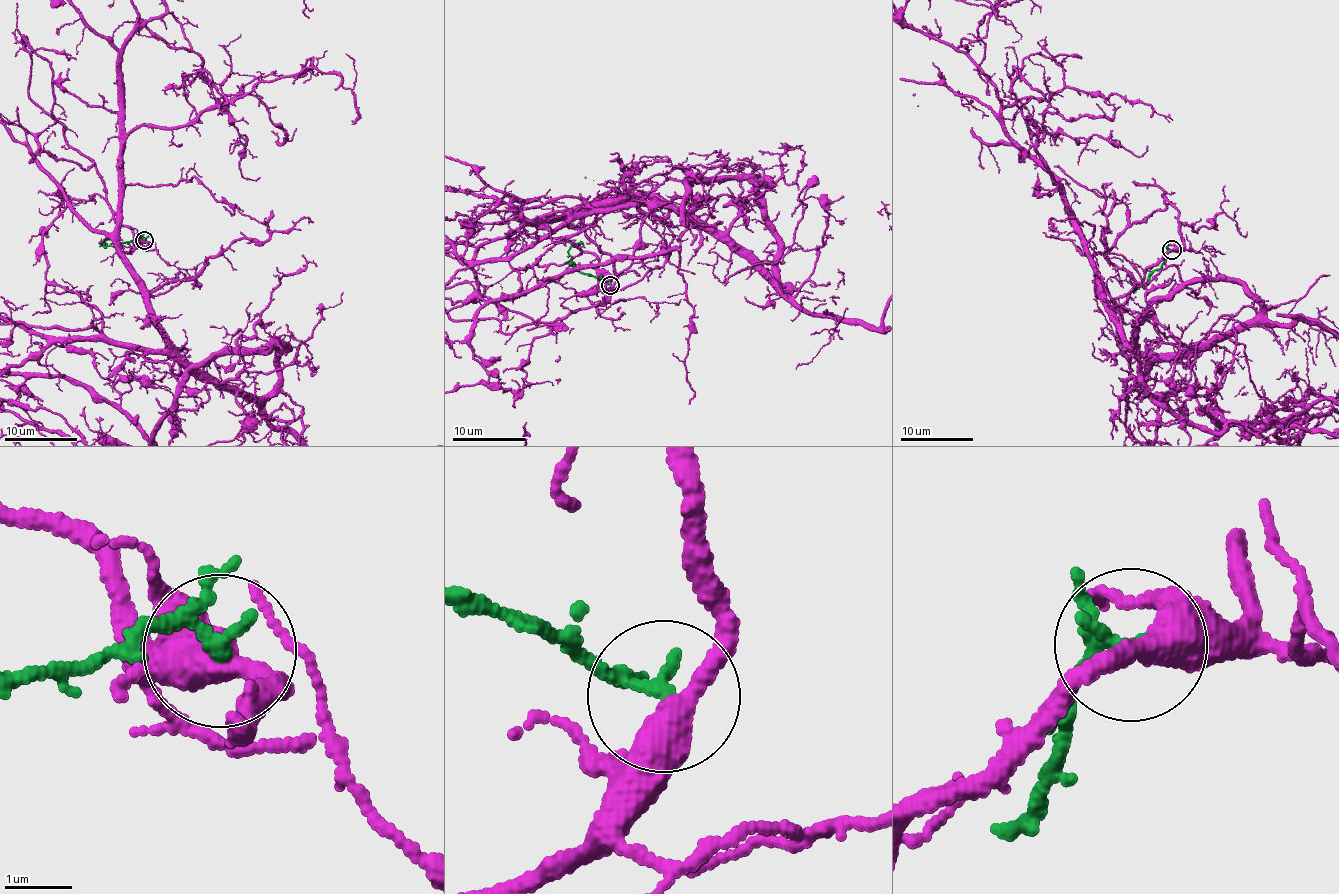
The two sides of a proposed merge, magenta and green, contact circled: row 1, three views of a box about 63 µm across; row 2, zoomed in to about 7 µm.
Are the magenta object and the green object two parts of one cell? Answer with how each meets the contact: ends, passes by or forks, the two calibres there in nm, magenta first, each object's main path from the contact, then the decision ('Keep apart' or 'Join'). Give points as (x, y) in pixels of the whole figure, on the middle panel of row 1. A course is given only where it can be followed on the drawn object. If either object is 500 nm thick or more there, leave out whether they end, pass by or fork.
At the ring magenta passes by. At the ring green passes by. Thickness 420 nm (magenta) against 170 nm. Course of green: (611, 285), (577, 271), (569, 253), (572, 245), (578, 245), (576, 242). Keep apart

